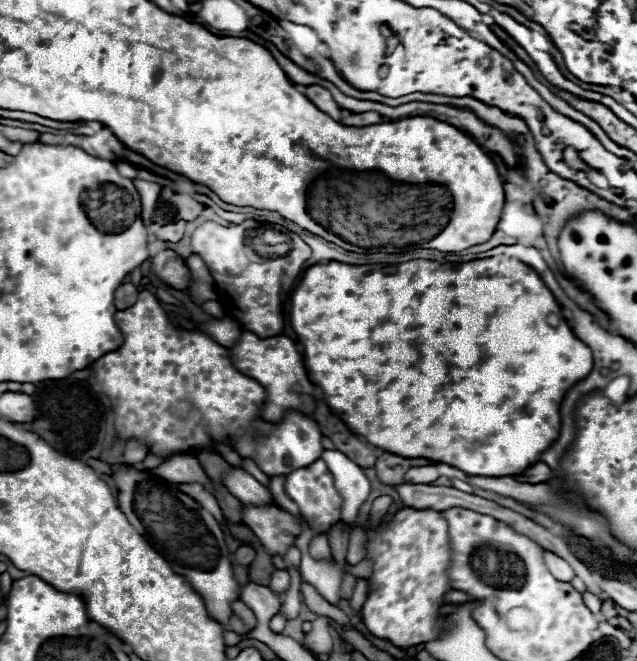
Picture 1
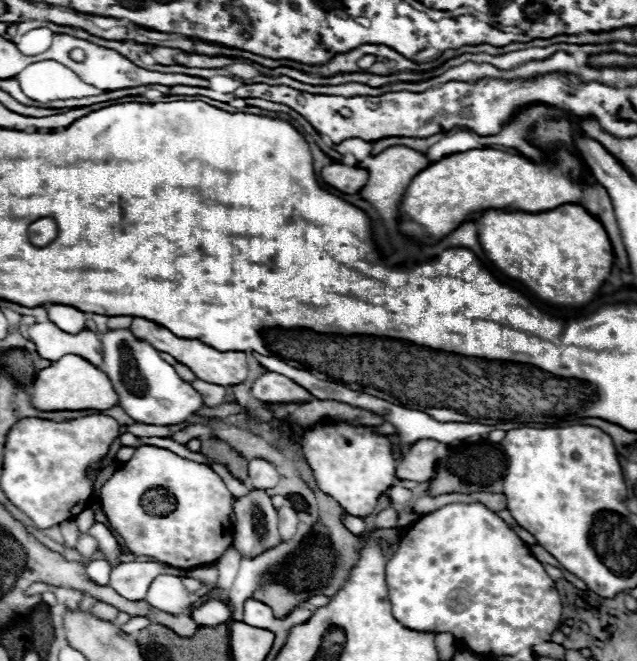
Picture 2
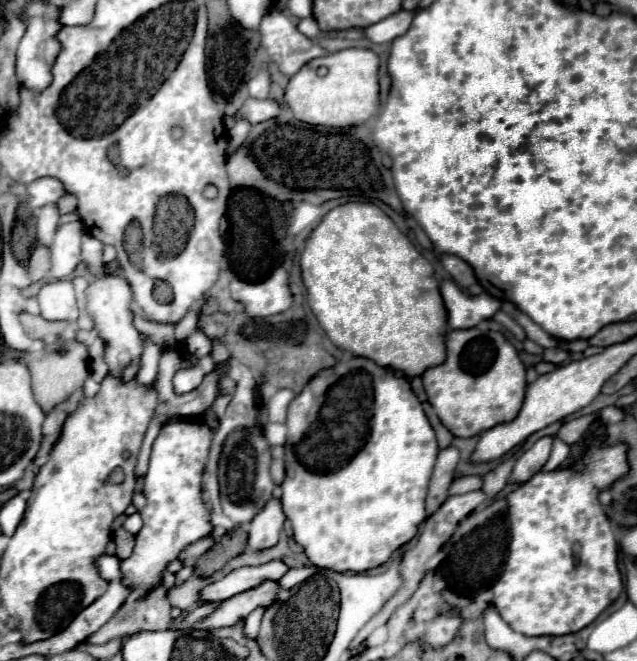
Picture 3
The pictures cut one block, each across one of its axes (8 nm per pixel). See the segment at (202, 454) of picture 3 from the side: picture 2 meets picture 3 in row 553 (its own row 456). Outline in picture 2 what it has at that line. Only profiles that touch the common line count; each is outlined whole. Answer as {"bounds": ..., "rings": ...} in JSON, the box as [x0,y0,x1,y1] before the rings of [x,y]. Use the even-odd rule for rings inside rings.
{"bounds":[100,446,232,570],"rings":[[[140,446],[100,490],[102,510],[124,546],[142,556],[190,570],[216,562],[232,546],[232,494],[204,464],[158,448]],[[150,504],[154,504],[150,512]]]}

